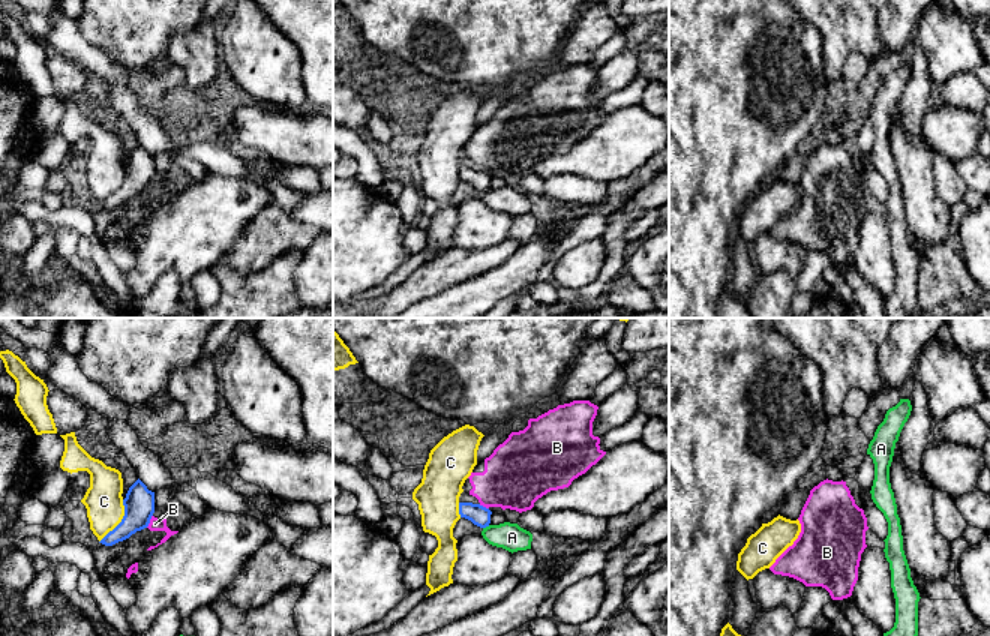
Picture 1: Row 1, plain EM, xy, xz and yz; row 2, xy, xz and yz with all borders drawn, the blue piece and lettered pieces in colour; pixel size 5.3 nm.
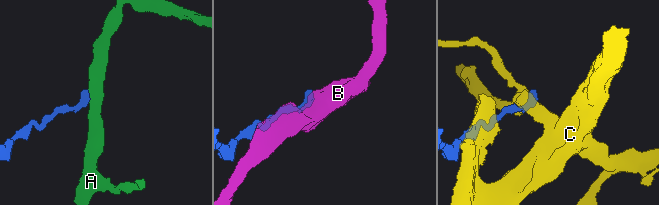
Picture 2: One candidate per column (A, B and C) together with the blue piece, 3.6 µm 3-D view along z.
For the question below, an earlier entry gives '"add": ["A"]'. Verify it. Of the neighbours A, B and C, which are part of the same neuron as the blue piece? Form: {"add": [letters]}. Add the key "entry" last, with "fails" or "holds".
{"add": [], "entry": "fails"}

